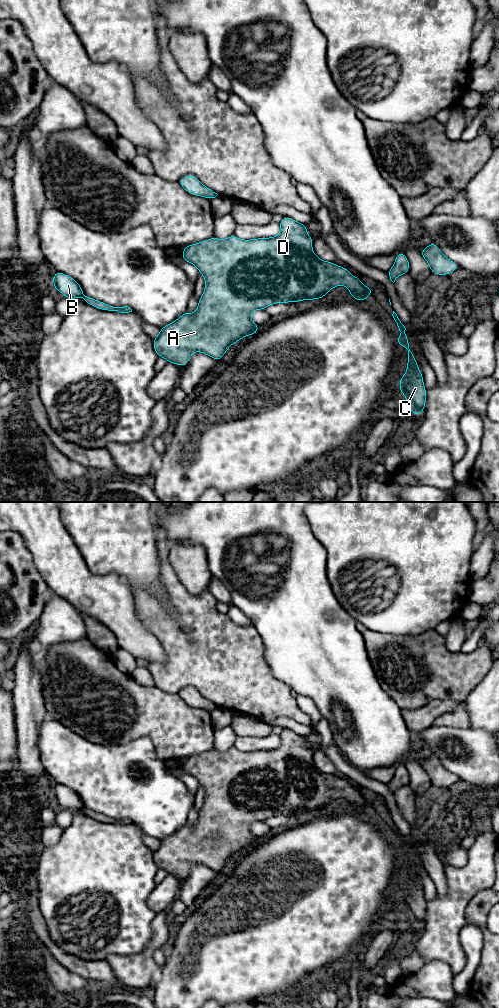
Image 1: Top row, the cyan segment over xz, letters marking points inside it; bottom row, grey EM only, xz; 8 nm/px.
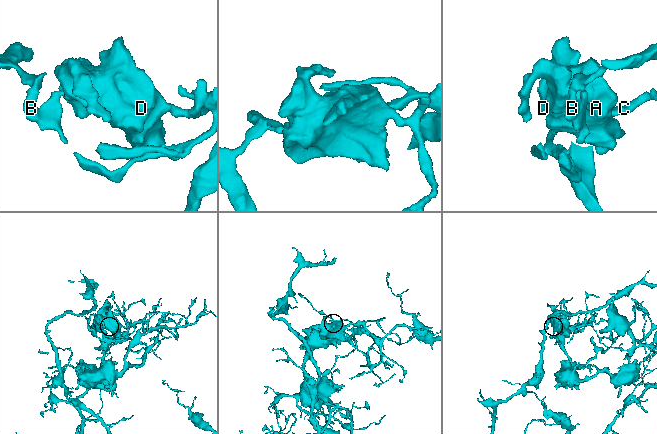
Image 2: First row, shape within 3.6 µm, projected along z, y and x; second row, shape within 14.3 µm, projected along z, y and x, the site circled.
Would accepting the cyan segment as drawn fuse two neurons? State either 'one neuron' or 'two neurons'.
one neuron

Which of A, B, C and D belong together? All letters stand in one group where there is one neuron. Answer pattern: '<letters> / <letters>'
A B C D

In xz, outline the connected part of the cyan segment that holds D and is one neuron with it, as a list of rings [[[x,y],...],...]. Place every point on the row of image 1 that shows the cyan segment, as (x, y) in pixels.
[[[284,216],[282,220],[279,222],[280,224],[280,234],[276,237],[268,237],[268,238],[257,238],[250,240],[243,240],[237,238],[234,234],[228,237],[227,239],[217,239],[212,237],[206,241],[195,243],[192,245],[188,245],[183,248],[182,251],[182,259],[188,263],[195,265],[198,268],[200,274],[205,277],[205,289],[202,297],[198,300],[198,307],[194,314],[190,314],[186,311],[182,314],[177,320],[169,323],[168,325],[160,328],[159,335],[153,339],[153,347],[155,352],[159,357],[163,357],[167,360],[168,363],[175,363],[179,366],[186,366],[190,360],[190,356],[193,352],[202,352],[213,359],[220,361],[229,347],[241,340],[242,337],[247,335],[253,336],[256,332],[260,330],[260,327],[256,325],[251,319],[251,312],[254,310],[264,310],[266,307],[273,305],[275,303],[288,303],[288,302],[299,302],[303,300],[314,300],[314,299],[322,299],[331,289],[335,286],[344,285],[348,288],[352,298],[357,301],[364,301],[369,296],[371,296],[373,292],[373,288],[366,287],[360,280],[350,274],[346,267],[340,267],[336,265],[334,262],[323,261],[317,257],[317,255],[312,250],[313,238],[306,234],[309,229],[306,225],[301,224],[290,217]]]

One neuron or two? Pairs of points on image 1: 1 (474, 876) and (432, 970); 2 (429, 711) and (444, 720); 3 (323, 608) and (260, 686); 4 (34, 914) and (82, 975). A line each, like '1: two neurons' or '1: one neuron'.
1: two neurons
2: two neurons
3: two neurons
4: one neuron

